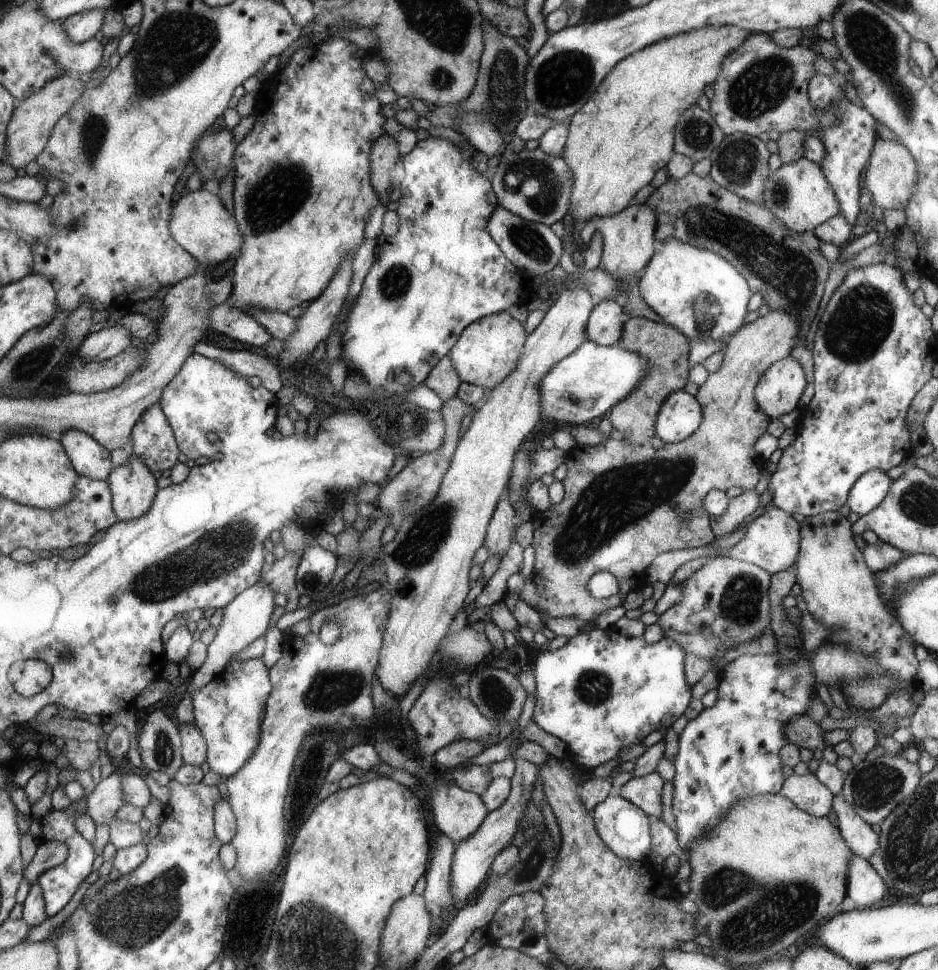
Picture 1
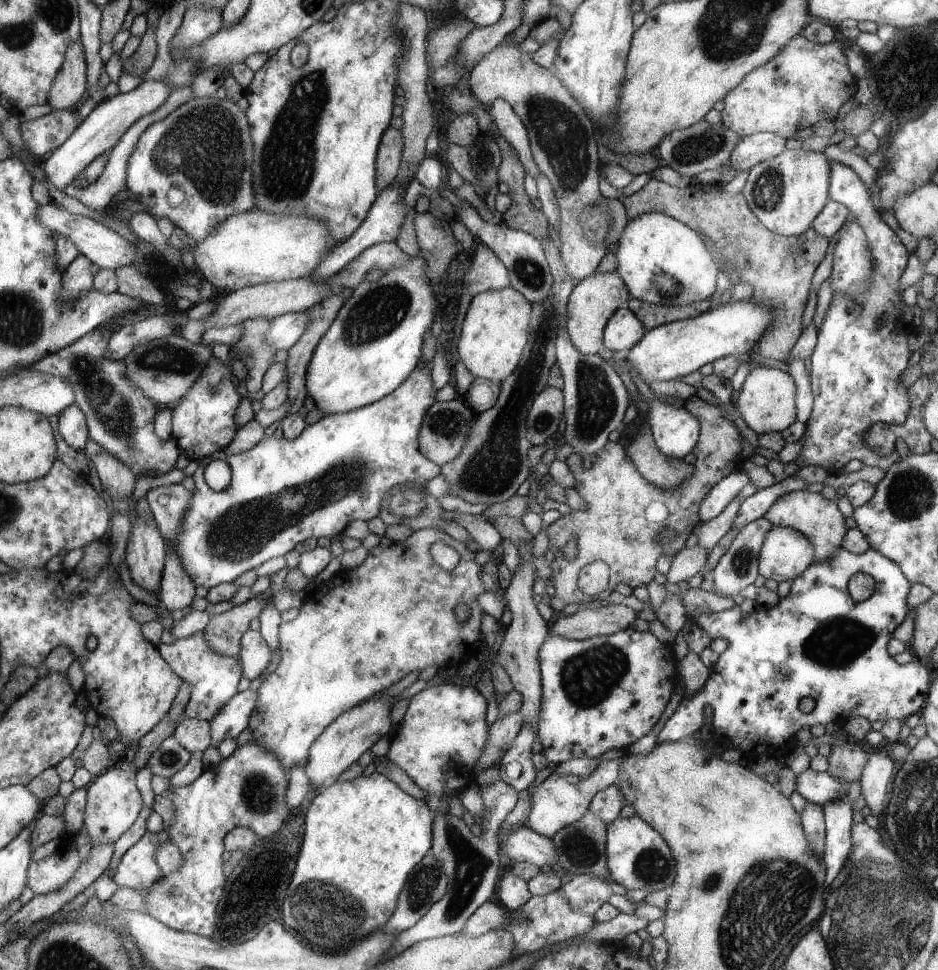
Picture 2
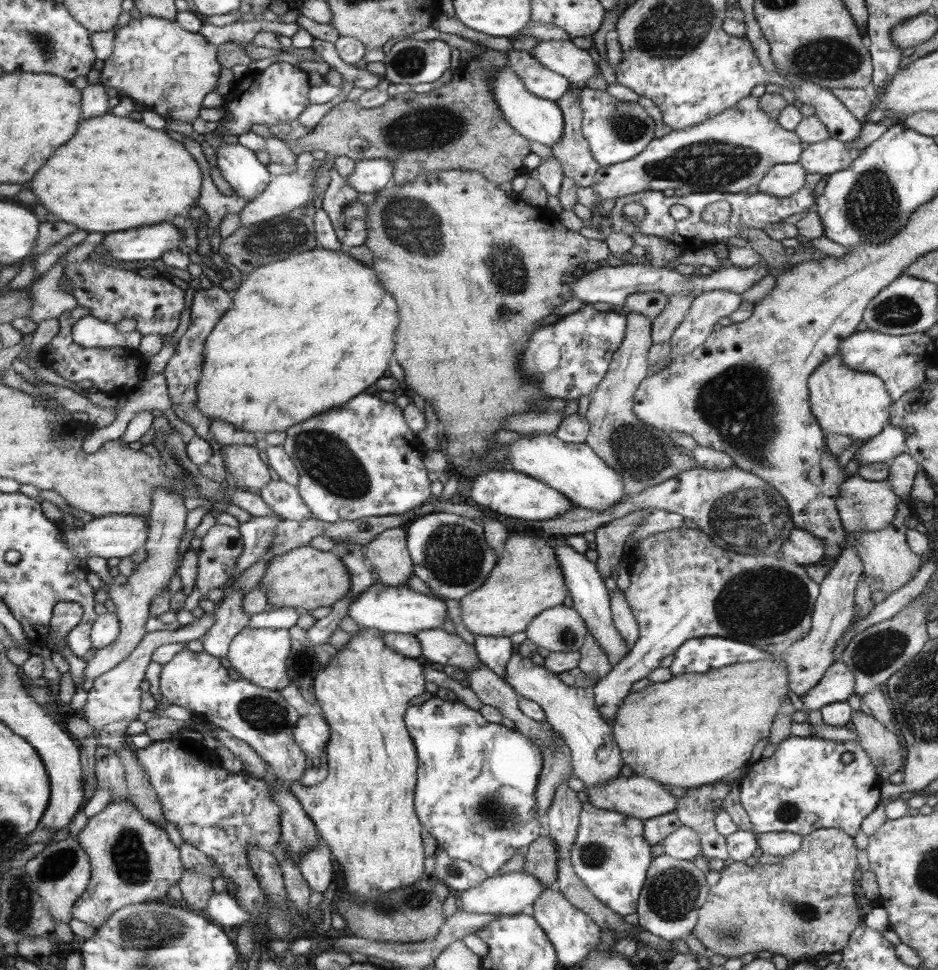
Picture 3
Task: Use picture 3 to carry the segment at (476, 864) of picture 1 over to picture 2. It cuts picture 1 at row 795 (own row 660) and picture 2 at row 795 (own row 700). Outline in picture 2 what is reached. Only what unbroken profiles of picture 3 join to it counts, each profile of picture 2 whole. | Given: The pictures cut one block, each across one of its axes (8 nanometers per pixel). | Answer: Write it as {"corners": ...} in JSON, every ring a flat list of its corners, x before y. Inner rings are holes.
{"corners":[[623,758,611,761,604,760,595,771,585,777,572,773,548,775,548,778,532,792,532,804,525,826,552,838,564,827,569,827,572,823,584,818,594,795,610,785,617,784,622,761]]}

